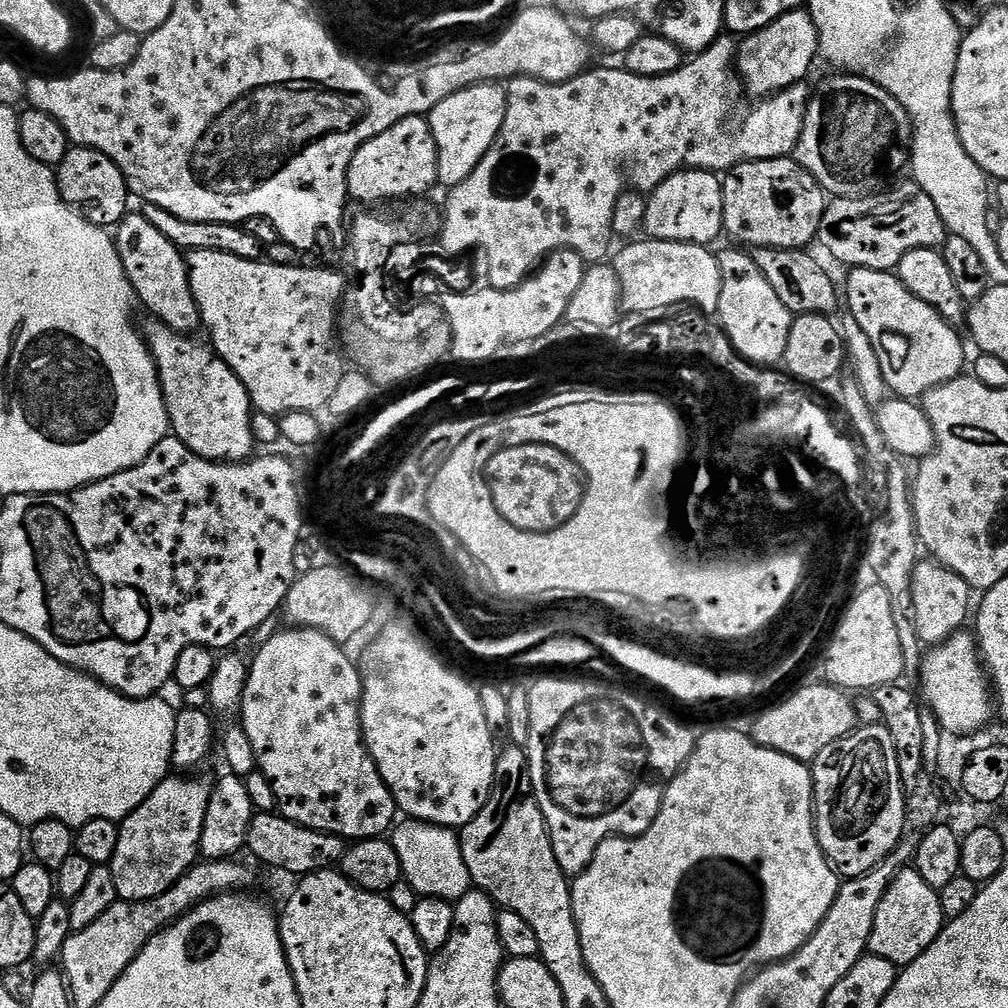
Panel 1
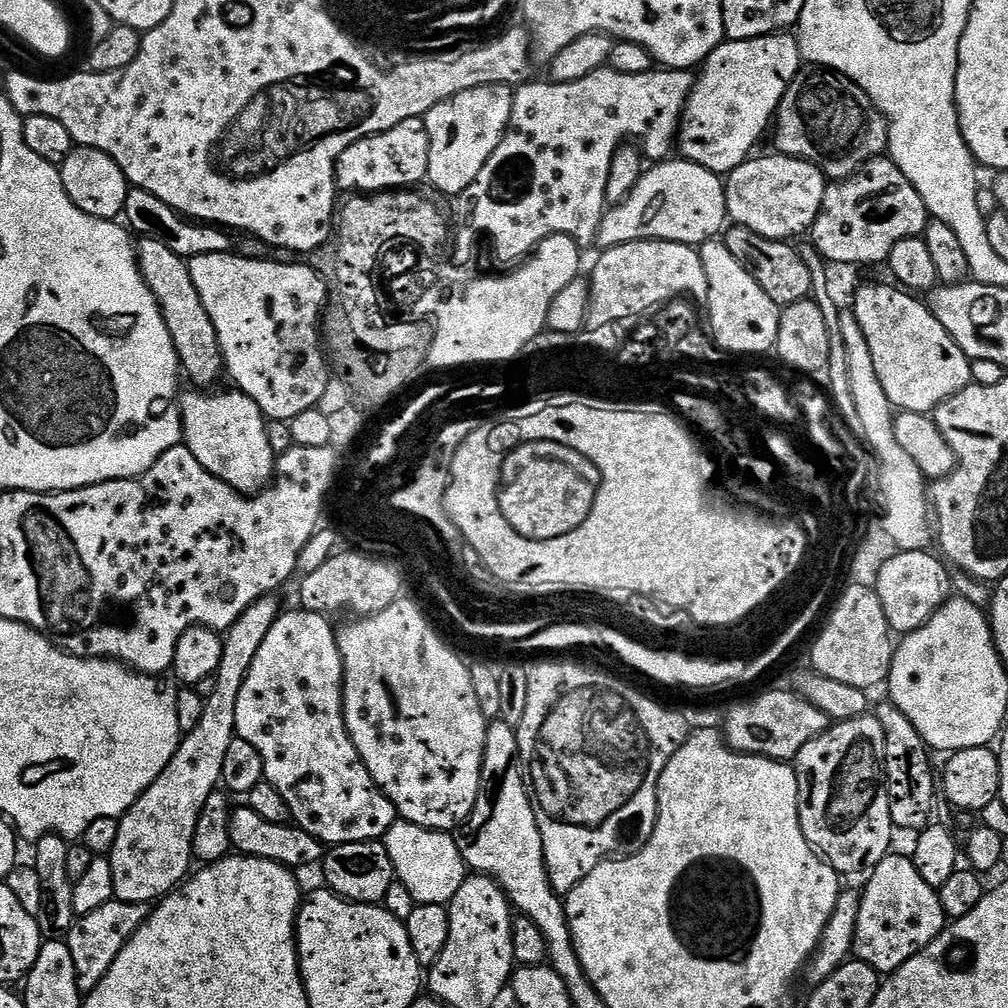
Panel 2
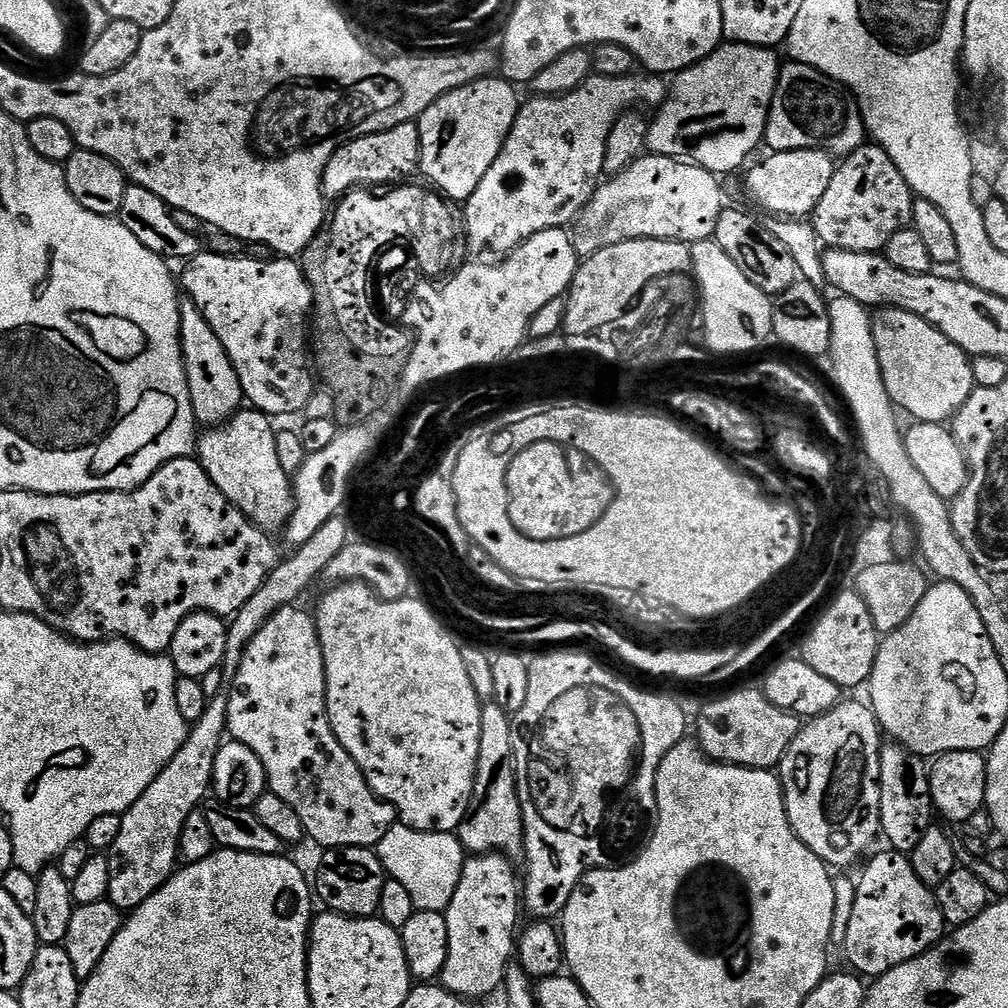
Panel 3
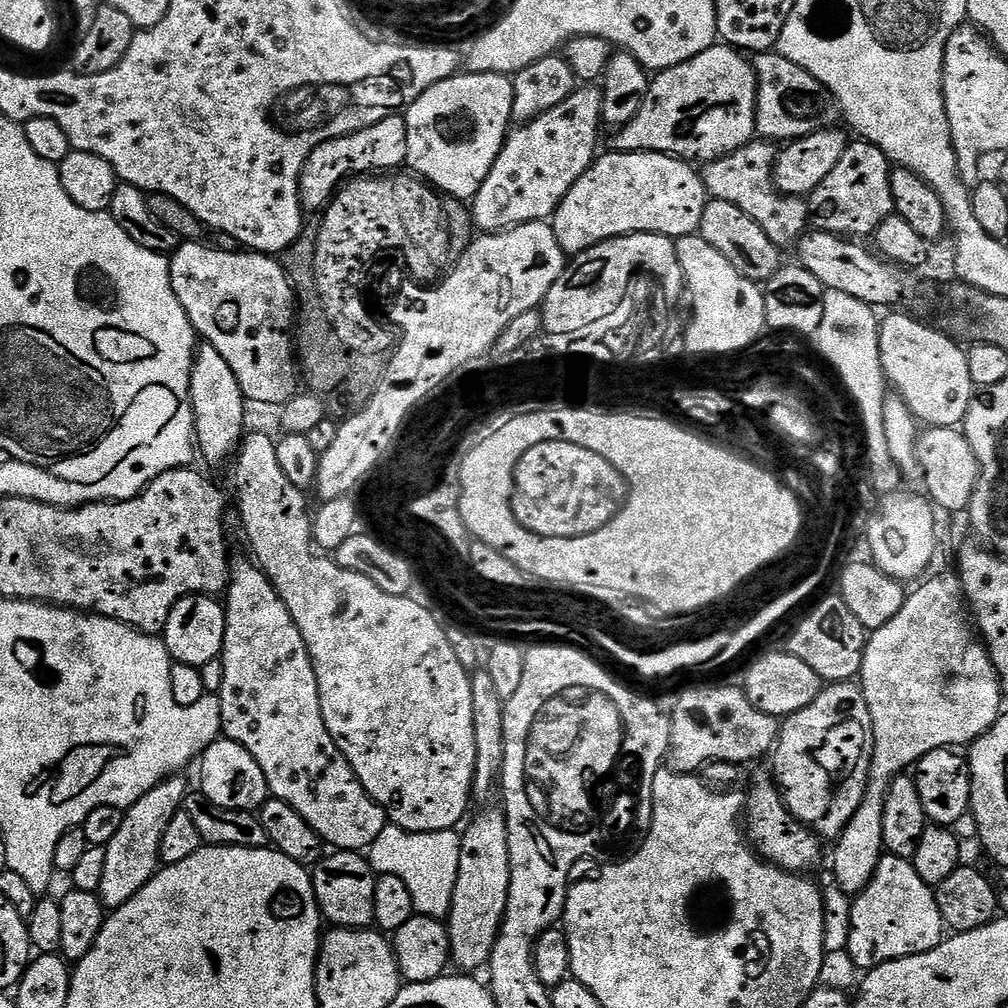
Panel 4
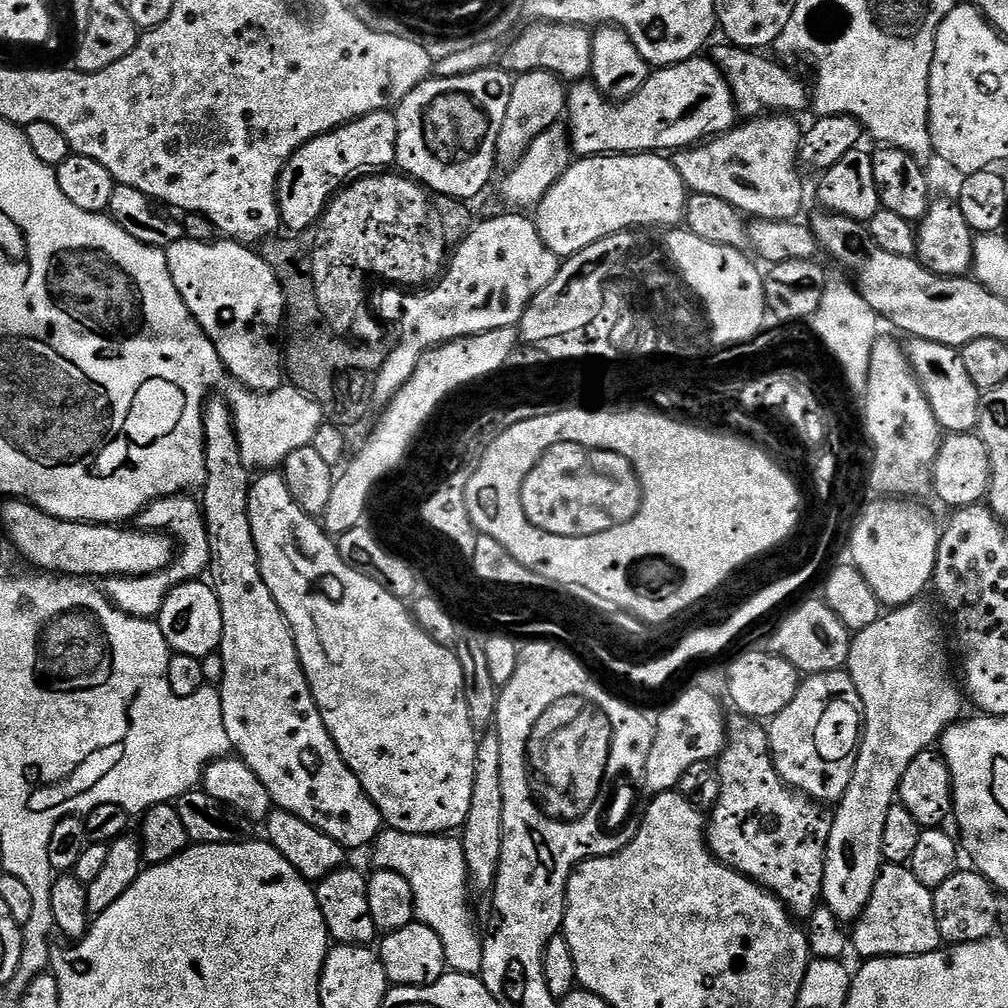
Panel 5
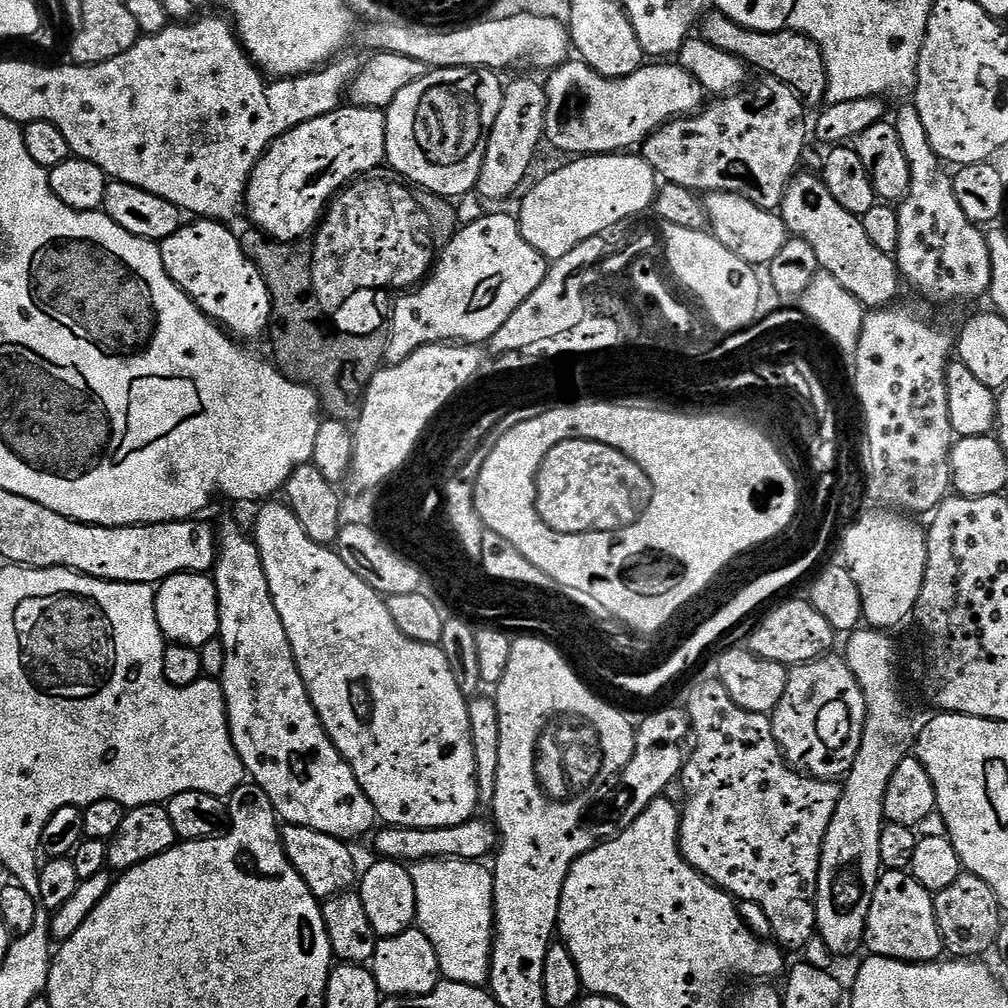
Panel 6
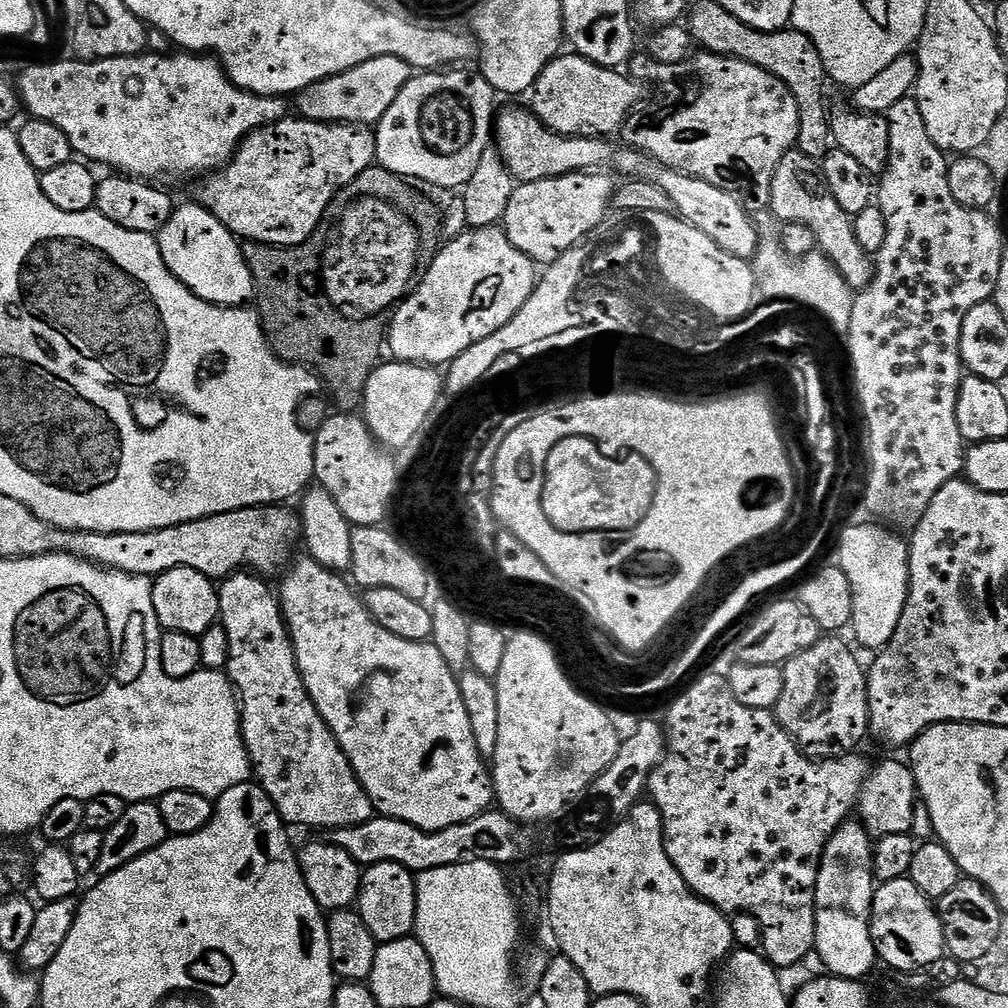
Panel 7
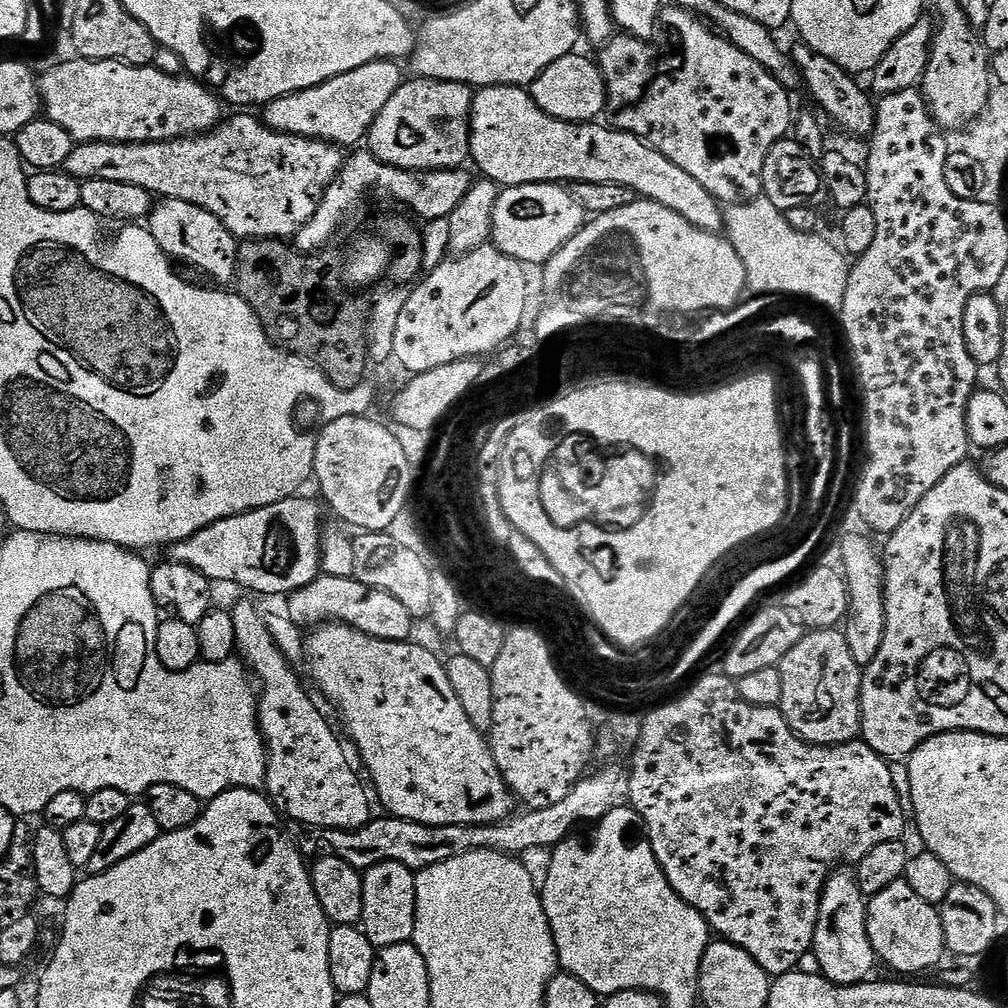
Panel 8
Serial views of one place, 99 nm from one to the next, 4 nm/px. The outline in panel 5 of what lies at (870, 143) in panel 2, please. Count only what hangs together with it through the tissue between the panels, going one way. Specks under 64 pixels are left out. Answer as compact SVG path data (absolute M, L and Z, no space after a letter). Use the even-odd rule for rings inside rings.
M720 42L710 52L710 59L719 66L732 88L739 115L744 118L759 116L764 113L800 114L810 104L810 88L803 84L792 72L787 72L780 64L767 60L767 55L756 50L738 48L734 44Z

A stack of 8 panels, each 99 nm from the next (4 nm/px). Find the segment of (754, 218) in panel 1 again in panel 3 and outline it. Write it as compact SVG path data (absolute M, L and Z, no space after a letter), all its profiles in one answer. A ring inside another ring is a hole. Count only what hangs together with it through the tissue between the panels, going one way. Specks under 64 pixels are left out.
M820 147L772 152L761 164L755 164L747 169L748 192L758 207L765 208L765 213L781 218L811 217L822 194L830 187L830 178L836 173L833 157Z

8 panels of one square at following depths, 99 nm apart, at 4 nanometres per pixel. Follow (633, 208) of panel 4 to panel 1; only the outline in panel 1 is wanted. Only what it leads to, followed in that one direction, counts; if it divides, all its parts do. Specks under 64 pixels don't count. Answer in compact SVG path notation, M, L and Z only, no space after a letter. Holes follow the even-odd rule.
M681 170L675 172L673 176L666 178L666 182L662 182L662 186L658 186L656 191L647 197L647 202L643 231L653 240L673 240L674 242L682 242L683 244L703 244L708 246L711 245L711 240L718 239L724 232L724 185L721 177L715 172L701 172L699 170Z

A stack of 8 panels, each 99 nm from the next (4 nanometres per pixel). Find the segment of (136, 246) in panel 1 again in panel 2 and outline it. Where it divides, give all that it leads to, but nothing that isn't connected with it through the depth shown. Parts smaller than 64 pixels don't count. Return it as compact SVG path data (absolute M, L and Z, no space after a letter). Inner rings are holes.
M141 239L138 244L138 263L146 286L150 286L162 310L166 330L170 330L170 338L180 355L183 375L187 379L189 376L196 386L215 385L212 383L226 372L224 355L218 342L218 330L214 330L214 322L210 322L210 314L206 314L206 306L202 306L202 298L198 298L198 286L194 286L194 278L190 278L188 260L174 254L174 250L162 242Z

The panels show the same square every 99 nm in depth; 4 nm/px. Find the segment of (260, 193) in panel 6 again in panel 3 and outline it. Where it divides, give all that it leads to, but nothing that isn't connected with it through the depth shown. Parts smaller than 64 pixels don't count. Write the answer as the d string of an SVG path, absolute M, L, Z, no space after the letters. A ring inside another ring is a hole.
M415 123L399 124L385 132L363 136L350 141L349 144L343 144L330 158L322 178L325 197L336 202L357 186L374 186L370 184L388 186L393 182L403 181L405 179L403 176L417 171L419 163L420 129Z

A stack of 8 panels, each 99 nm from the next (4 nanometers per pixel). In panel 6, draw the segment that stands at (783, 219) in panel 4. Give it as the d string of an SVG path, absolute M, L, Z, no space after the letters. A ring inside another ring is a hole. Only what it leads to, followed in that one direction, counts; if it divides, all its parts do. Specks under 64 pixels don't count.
M773 78L762 80L761 84L753 83L727 98L713 99L716 101L711 101L699 114L672 120L653 132L642 145L644 161L661 181L691 188L697 194L729 192L754 202L754 206L779 209L789 182L801 167L808 136L810 140L810 120L804 117L804 101L790 86Z

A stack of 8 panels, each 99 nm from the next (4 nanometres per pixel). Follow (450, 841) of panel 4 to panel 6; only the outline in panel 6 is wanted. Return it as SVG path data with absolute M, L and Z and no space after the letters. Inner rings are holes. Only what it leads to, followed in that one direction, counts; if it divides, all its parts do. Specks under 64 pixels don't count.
M418 860L411 865L416 924L430 938L445 981L477 986L489 983L496 910L492 906L492 872L484 866L474 860Z

